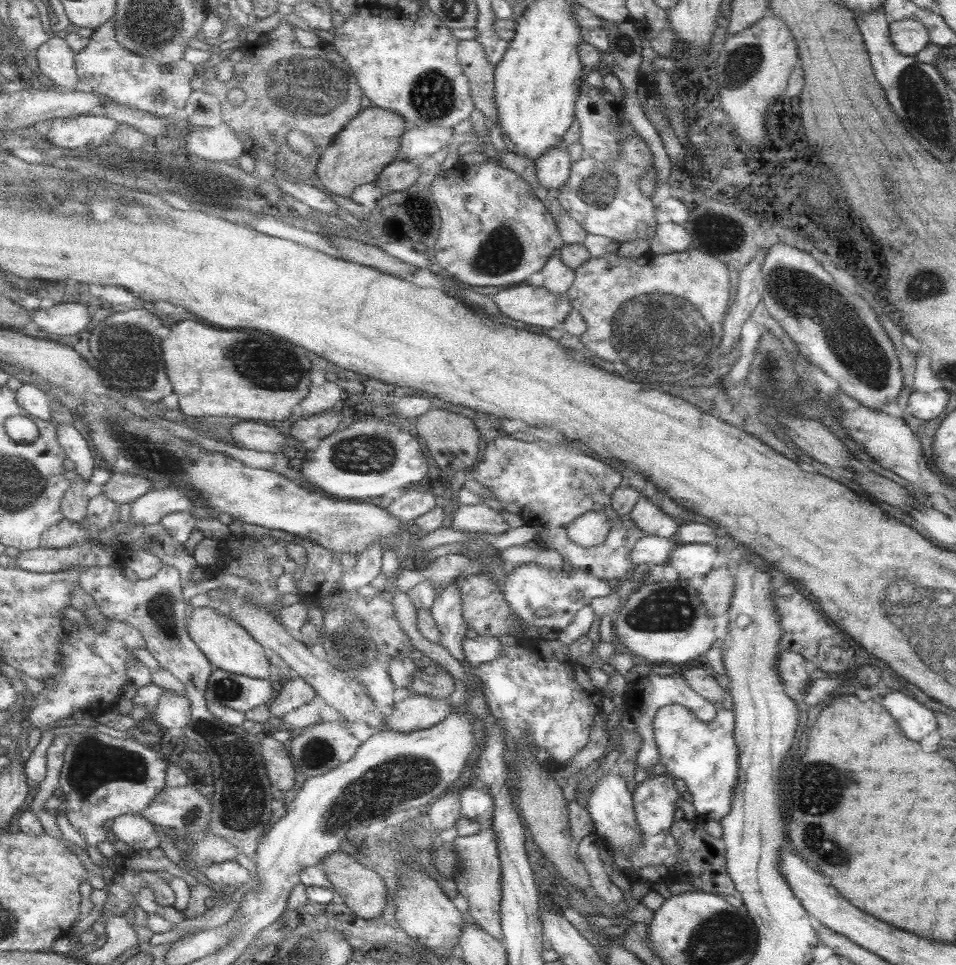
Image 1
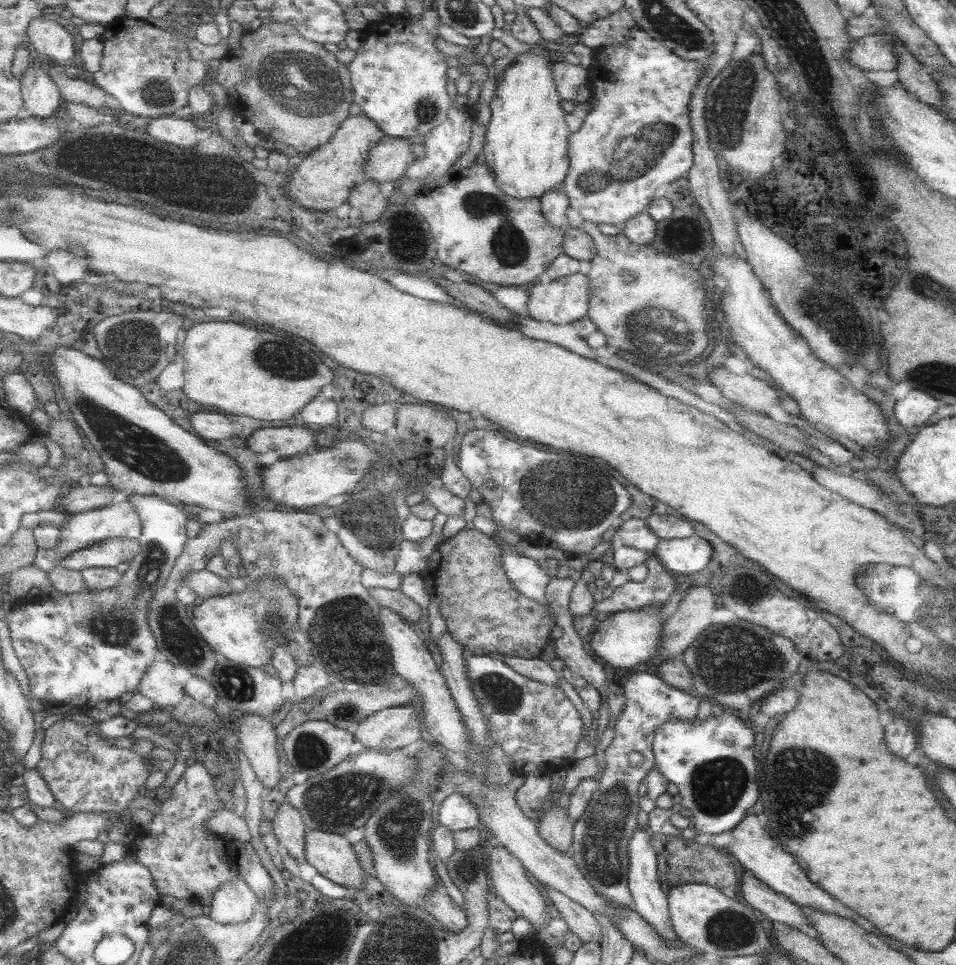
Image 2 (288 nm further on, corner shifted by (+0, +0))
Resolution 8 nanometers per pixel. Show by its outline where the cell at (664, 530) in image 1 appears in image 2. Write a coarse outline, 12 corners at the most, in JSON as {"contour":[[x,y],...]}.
{"contour":[[647,520],[623,522],[617,544],[657,552],[659,536]]}

